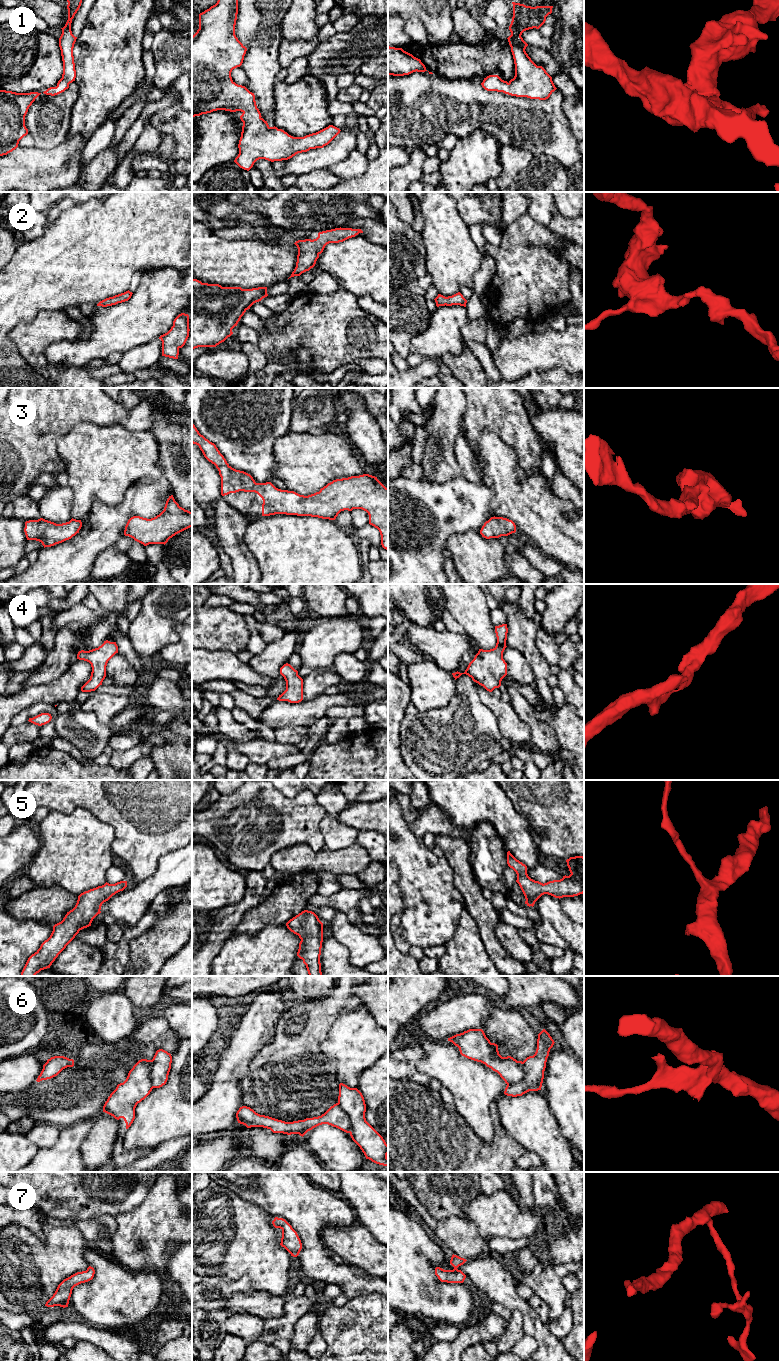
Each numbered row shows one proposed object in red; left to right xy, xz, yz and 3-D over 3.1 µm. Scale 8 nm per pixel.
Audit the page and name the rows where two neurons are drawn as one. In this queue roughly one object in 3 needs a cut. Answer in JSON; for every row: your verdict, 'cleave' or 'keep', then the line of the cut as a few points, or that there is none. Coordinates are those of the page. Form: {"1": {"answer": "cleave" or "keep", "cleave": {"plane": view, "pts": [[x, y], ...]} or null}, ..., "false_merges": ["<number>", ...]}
{"1": {"answer": "keep", "cleave": null}, "2": {"answer": "keep", "cleave": null}, "3": {"answer": "keep", "cleave": null}, "4": {"answer": "keep", "cleave": null}, "5": {"answer": "keep", "cleave": null}, "6": {"answer": "cleave", "cleave": {"plane": "yz", "pts": [[523, 1062], [524, 1076], [517, 1082], [507, 1084]]}}, "7": {"answer": "keep", "cleave": null}, "false_merges": ["6"]}

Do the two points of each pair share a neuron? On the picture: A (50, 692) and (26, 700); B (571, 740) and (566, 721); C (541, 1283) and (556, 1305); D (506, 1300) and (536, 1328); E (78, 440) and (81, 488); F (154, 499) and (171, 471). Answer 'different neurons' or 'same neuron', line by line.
A: same neuron
B: same neuron
C: same neuron
D: same neuron
E: same neuron
F: different neurons

